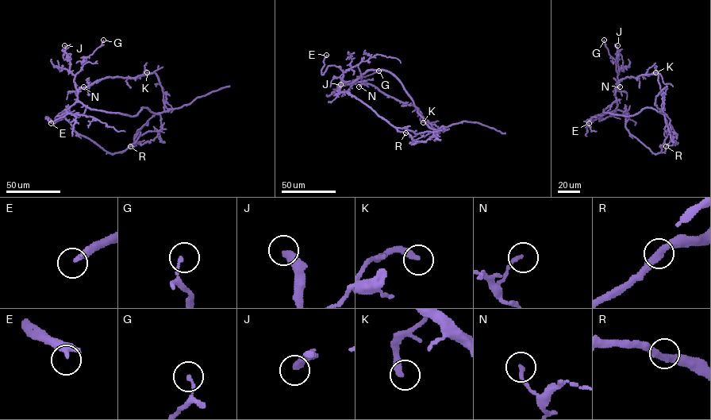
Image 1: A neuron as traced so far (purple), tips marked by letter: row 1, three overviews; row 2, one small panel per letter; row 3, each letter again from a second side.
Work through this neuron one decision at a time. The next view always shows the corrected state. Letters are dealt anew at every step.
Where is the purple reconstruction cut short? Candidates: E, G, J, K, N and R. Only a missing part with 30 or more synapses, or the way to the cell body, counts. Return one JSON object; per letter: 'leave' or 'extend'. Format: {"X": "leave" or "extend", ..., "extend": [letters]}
{"E": "extend", "G": "leave", "J": "extend", "K": "leave", "N": "leave", "R": "leave", "extend": ["E", "J"]}

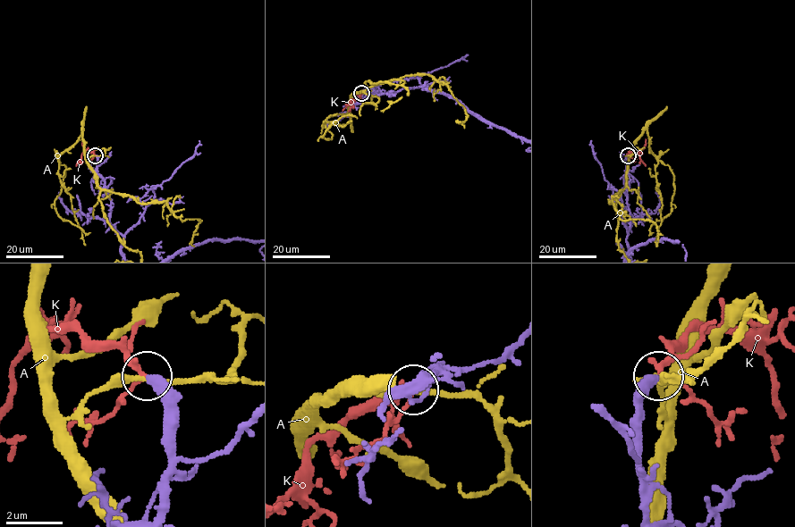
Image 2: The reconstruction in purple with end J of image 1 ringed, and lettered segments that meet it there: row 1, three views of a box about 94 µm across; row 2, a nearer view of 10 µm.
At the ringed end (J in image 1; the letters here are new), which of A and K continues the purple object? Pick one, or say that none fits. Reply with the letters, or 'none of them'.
K

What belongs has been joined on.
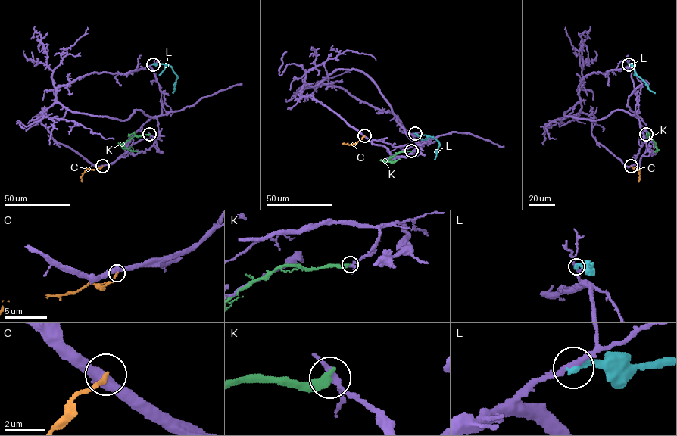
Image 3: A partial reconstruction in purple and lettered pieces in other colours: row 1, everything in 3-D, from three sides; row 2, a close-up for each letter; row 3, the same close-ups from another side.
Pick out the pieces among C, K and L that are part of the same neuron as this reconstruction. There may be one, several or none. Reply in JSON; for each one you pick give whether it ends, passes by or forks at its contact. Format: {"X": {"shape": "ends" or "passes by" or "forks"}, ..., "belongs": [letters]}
{"belongs": []}

